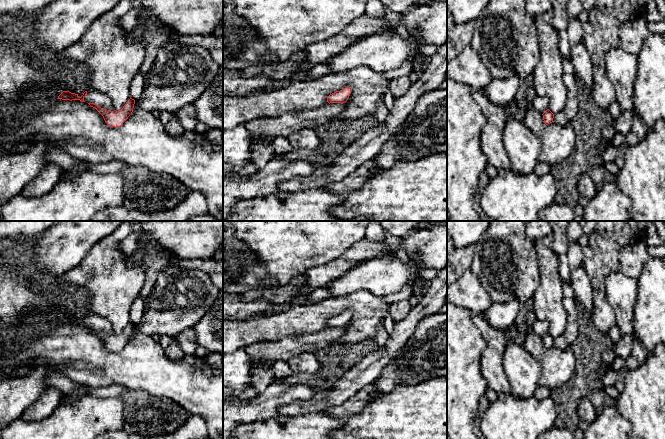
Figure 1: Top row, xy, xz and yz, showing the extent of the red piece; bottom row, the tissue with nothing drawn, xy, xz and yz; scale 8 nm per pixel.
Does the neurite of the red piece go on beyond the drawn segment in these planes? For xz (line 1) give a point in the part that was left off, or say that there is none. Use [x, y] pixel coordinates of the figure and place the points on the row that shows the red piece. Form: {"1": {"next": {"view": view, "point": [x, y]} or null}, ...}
{"1": {"next": null}}

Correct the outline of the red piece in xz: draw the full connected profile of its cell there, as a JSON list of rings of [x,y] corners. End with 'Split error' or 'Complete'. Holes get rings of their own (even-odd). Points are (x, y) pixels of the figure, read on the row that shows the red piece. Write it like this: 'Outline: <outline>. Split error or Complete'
Outline: [[[345,87],[340,91],[336,91],[327,97],[327,102],[330,103],[345,103],[351,94],[351,88]]]. Complete

